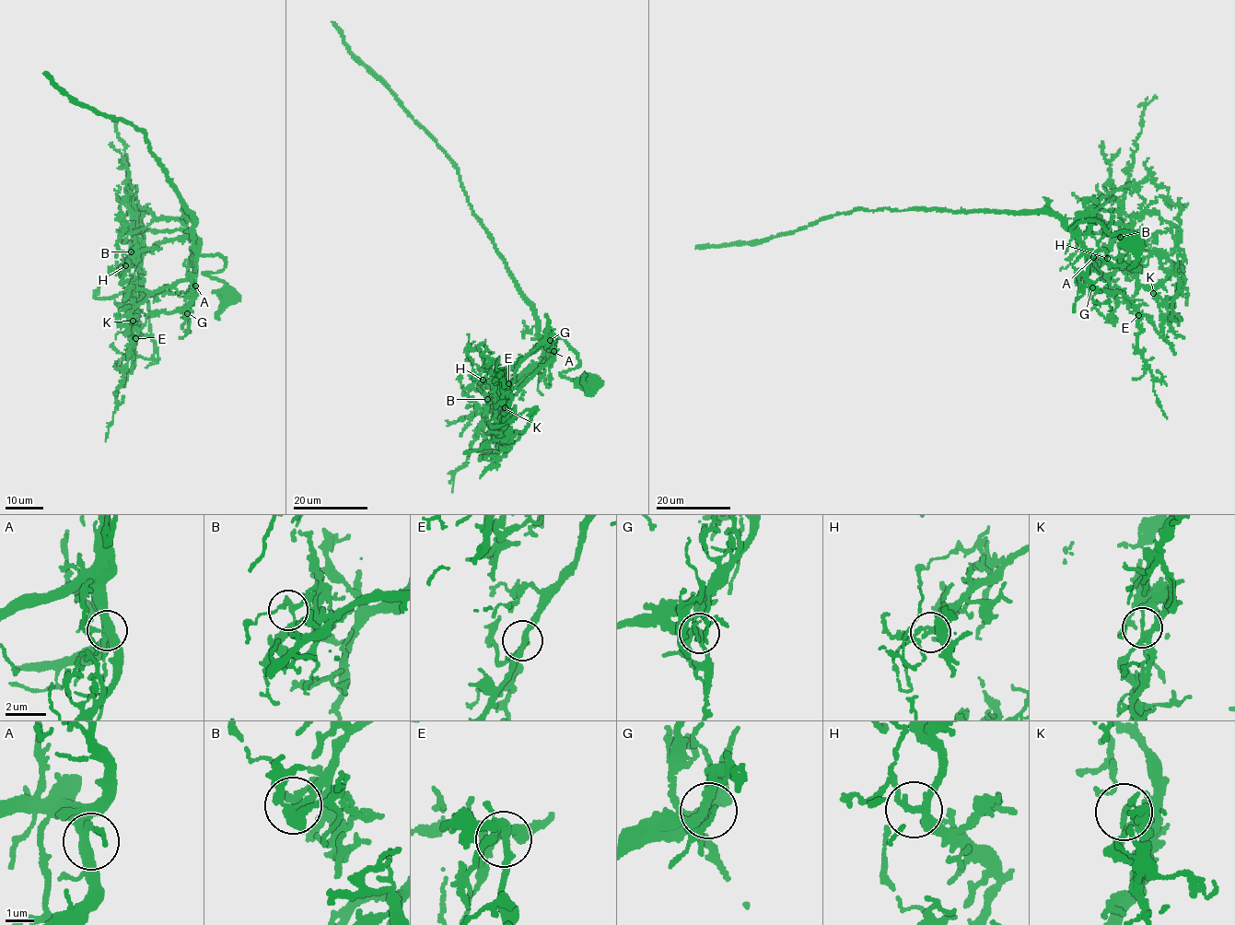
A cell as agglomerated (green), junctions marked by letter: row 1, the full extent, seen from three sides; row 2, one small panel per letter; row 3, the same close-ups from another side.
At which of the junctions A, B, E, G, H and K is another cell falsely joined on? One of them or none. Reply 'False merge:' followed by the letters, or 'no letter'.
False merge: K

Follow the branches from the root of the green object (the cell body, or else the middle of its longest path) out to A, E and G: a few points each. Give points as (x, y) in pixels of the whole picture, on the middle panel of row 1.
A: (589, 387), (562, 374), (579, 364), (578, 355), (562, 338), (549, 343), (553, 351)
E: (589, 387), (562, 374), (579, 358), (555, 337), (508, 383)
G: (589, 387), (562, 374), (579, 364), (579, 358), (562, 338), (549, 343), (553, 346), (556, 341), (550, 340)

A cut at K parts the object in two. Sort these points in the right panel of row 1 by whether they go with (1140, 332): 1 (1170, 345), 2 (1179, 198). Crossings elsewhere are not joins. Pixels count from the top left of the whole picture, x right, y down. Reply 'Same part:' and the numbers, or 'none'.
Same part: 1

